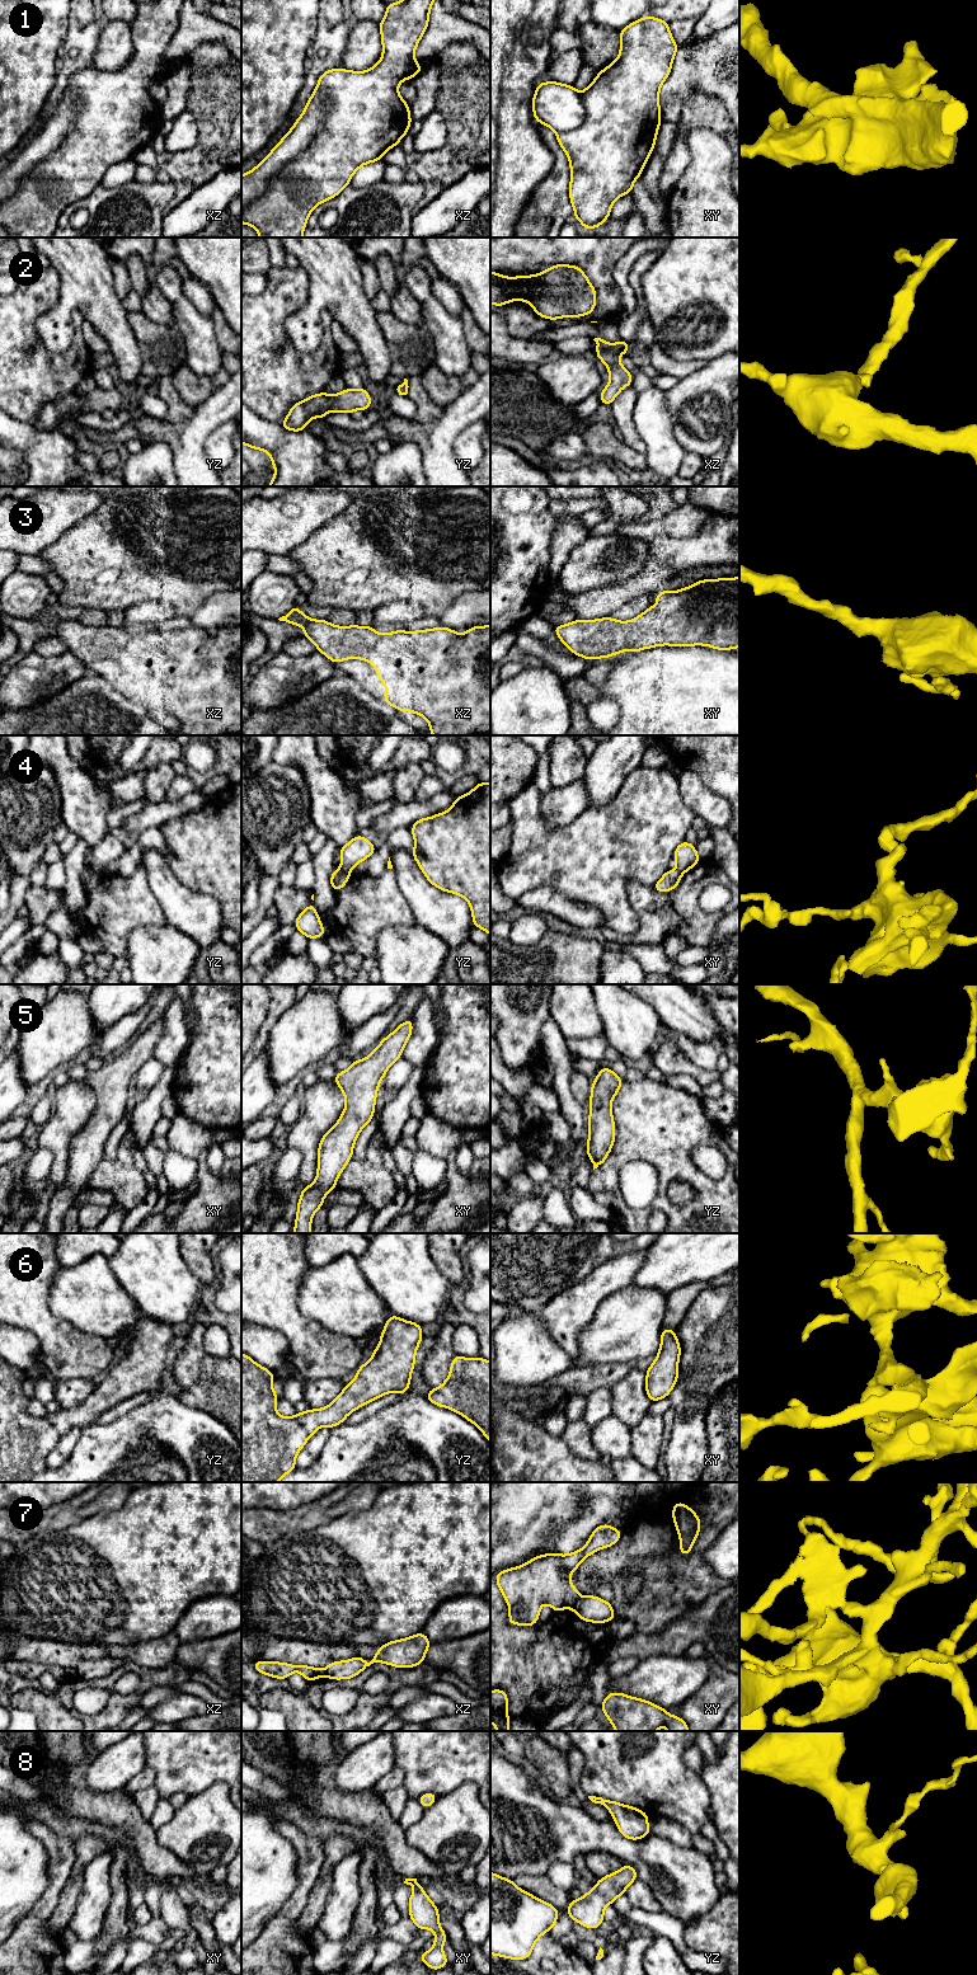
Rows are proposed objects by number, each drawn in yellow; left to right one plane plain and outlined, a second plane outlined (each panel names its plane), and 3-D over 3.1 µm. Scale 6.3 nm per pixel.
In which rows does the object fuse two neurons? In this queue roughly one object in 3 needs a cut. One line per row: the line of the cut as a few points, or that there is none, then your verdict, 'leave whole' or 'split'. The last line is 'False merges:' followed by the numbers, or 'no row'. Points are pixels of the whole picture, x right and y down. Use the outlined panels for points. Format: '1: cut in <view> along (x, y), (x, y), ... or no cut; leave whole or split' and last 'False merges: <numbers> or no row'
1: cut in xz along (318, 87), (328, 102), (328, 111), (311, 142), (242, 211); split
2: no cut; leave whole
3: no cut; leave whole
4: cut in yz along (341, 868), (350, 873); split
5: no cut; leave whole
6: no cut; leave whole
7: cut in xy along (579, 1597), (571, 1607); split
8: no cut; leave whole
False merges: 1, 4, 7

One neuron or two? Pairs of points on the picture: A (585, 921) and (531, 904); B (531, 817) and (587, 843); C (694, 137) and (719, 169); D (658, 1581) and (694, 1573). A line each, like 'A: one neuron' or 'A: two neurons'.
A: one neuron
B: one neuron
C: one neuron
D: one neuron

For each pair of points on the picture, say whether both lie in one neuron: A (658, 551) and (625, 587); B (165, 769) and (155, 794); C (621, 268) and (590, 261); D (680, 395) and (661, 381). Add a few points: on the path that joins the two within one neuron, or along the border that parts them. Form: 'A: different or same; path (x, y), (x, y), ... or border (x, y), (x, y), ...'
A: same; path (658, 563), (637, 586)
B: same; path (163, 775), (155, 788)
C: different; border (628, 250), (614, 268), (614, 282), (620, 296)
D: different; border (680, 380), (665, 391)

